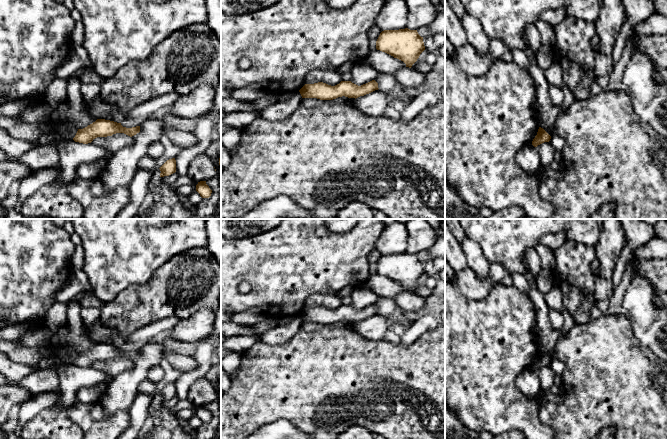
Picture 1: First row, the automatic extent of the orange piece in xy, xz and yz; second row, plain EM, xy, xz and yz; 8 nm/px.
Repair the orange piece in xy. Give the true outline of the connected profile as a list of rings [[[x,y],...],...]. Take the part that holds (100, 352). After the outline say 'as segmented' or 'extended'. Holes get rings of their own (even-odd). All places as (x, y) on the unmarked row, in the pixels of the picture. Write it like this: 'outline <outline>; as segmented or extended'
outline [[[97,343],[83,353],[78,353],[72,346],[64,345],[58,348],[55,357],[60,363],[73,363],[75,366],[88,368],[97,361],[112,360],[116,357],[124,357],[130,361],[140,356],[140,350],[126,352],[110,344]]]; extended

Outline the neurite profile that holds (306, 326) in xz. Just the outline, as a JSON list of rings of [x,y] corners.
[[[342,320],[338,321],[333,324],[320,324],[317,322],[303,322],[301,325],[301,330],[305,332],[314,332],[318,330],[323,330],[323,329],[335,329],[335,328],[342,328],[342,327],[348,327],[349,322]]]

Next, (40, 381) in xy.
[[[55,368],[38,369],[21,379],[16,385],[26,388],[32,396],[59,390],[59,377]]]

